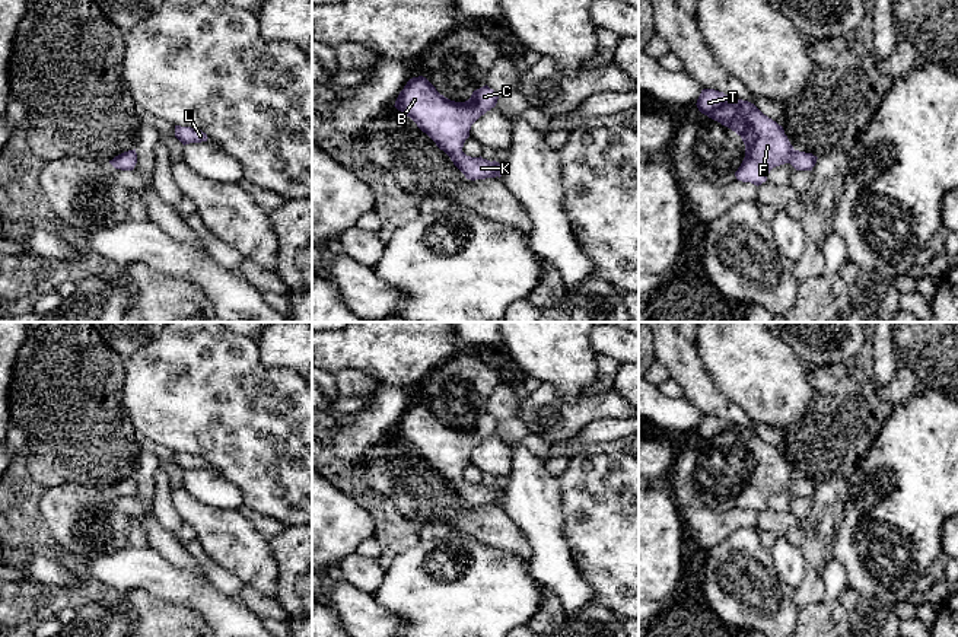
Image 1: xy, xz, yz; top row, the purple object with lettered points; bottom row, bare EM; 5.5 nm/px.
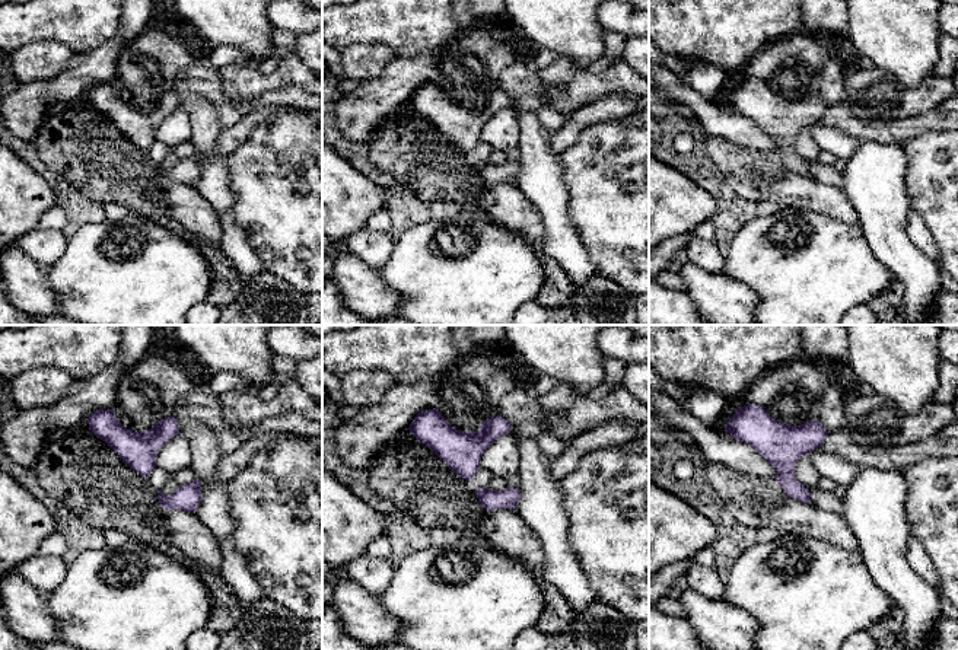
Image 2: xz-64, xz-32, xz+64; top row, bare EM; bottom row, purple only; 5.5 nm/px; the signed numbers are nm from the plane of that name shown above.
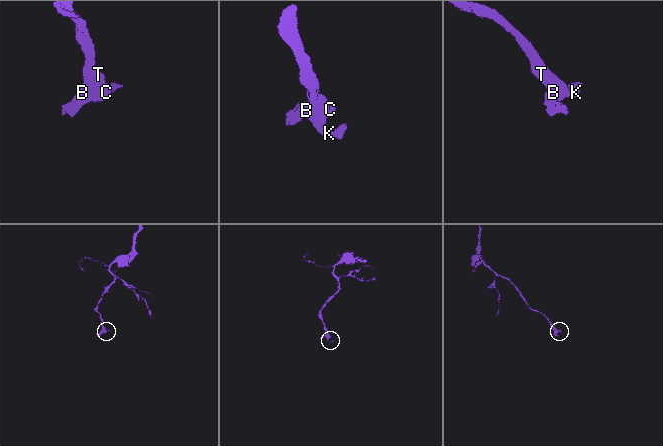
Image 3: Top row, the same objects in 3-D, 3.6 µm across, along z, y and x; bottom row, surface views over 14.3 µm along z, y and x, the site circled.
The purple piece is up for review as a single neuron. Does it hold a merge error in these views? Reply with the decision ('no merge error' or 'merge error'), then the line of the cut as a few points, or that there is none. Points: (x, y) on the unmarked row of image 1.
no merge error; no cut

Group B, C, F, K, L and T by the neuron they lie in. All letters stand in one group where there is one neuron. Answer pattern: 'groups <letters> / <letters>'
groups B C F K L T

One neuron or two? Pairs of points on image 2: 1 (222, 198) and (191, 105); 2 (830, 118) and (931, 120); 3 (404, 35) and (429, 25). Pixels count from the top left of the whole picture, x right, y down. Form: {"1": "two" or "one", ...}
{"1": "one", "2": "one", "3": "one"}

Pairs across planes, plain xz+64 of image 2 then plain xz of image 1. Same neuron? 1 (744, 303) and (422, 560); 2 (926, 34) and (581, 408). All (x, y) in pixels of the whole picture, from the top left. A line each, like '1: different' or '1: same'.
1: different
2: different

